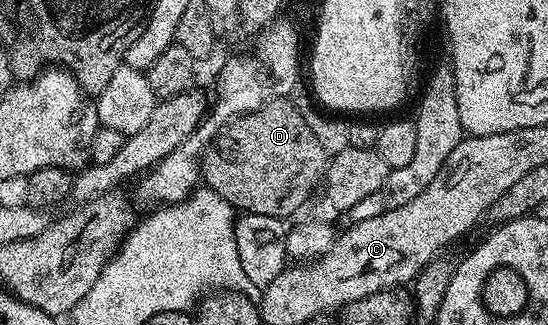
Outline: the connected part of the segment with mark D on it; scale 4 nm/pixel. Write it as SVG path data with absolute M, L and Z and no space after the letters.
M275 100L266 103L256 112L251 114L243 114L241 118L235 118L229 126L223 129L222 133L202 151L200 155L200 178L204 183L205 189L216 192L220 196L224 196L224 200L228 200L235 211L245 212L247 214L259 214L260 216L276 216L283 220L289 219L289 214L294 214L306 201L310 198L310 193L314 189L319 189L320 183L323 181L328 165L328 155L324 148L320 146L312 129L308 128L308 118L303 111L299 110L297 105L290 100Z

